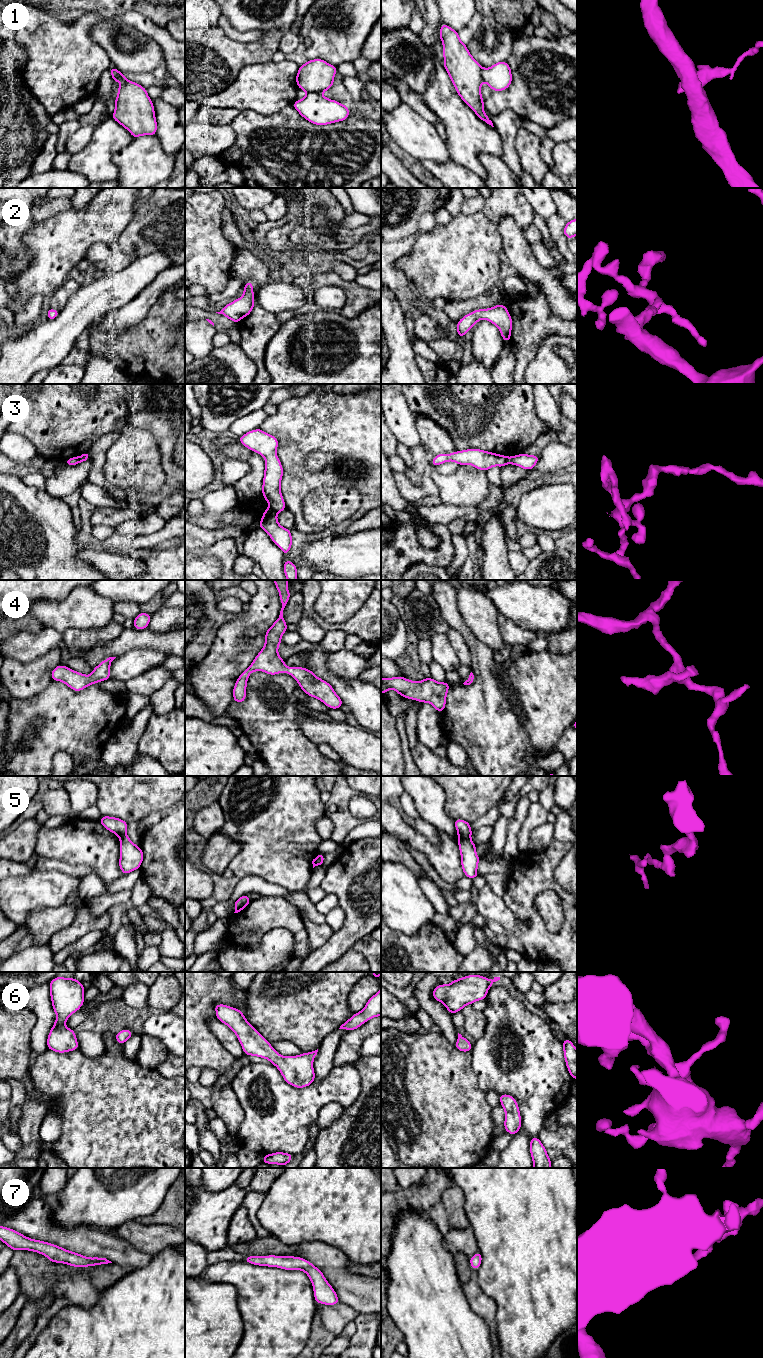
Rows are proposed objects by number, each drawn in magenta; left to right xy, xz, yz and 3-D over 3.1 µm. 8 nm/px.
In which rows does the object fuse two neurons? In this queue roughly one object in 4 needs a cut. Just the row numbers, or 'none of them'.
1, 3, 5

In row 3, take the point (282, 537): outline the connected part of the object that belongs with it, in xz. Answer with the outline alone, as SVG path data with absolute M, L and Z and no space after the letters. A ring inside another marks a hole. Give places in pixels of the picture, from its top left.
M269 507L263 512L259 522L259 528L266 531L274 544L278 546L284 555L287 555L292 545L292 534L289 529L282 527L277 521L277 513Z

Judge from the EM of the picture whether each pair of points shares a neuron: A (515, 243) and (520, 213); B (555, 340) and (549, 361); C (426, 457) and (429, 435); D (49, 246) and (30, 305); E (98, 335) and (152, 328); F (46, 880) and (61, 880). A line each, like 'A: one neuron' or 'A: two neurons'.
A: two neurons
B: one neuron
C: one neuron
D: two neurons
E: one neuron
F: one neuron

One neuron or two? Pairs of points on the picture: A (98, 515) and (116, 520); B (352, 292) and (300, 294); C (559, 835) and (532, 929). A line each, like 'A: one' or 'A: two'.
A: one
B: two
C: two

